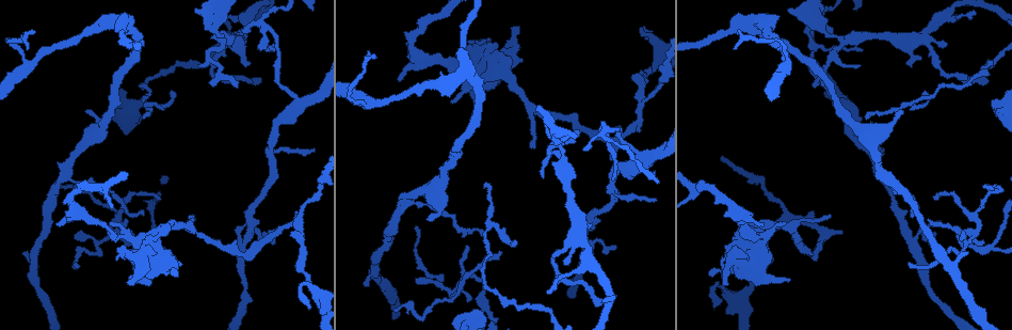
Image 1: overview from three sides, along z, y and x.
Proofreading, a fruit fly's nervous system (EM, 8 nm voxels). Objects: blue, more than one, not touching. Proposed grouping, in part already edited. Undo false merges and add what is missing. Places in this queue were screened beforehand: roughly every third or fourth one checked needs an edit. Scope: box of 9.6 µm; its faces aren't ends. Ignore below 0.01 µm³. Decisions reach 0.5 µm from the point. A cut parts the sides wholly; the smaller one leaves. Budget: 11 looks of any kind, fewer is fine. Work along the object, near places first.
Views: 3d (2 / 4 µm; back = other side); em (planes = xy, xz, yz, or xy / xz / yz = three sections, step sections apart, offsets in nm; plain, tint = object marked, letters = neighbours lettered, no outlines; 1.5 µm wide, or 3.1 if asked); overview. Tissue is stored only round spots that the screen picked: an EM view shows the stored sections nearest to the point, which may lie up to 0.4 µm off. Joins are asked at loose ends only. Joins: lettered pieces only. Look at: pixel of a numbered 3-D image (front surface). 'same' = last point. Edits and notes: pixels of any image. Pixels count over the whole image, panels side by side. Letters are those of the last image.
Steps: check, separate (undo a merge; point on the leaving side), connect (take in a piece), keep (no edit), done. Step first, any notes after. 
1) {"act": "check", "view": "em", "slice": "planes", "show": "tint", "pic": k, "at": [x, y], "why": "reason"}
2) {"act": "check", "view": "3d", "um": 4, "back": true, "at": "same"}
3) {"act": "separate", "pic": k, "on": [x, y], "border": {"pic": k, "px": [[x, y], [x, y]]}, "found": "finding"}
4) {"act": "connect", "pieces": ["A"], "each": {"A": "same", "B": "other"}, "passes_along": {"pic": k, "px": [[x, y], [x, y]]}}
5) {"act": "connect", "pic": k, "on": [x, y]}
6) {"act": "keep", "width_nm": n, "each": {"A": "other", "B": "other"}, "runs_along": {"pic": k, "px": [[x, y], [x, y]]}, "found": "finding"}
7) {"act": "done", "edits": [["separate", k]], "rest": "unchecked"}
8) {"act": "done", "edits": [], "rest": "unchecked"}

{"act": "check", "view": "3d", "um": 2, "pic": 1, "at": [127, 284], "why": "an open end"}

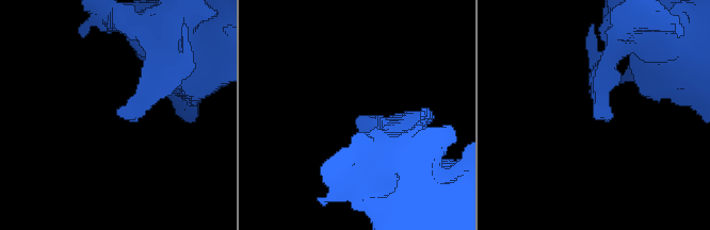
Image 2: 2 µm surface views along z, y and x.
{"act": "check", "view": "em", "slice": "planes", "show": "tint", "pic": 2, "at": [595, 111]}

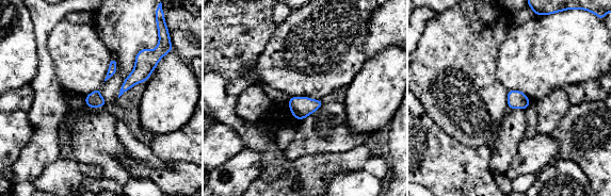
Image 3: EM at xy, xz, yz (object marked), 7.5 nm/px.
{"act": "check", "view": "em", "slice": "planes", "show": "letters", "at": "same", "why": "what lies round it"}

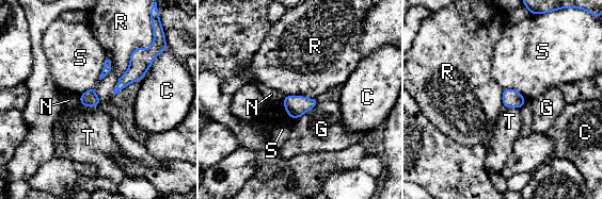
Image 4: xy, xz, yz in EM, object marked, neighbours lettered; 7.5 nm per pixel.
{"act": "keep", "longest_contact_nm": ["R", 460], "each": {"C": "other", "G": "other", "N": "other", "R": "other", "S": "other", "T": "other"}, "border": {"pic": 4, "px": [[148, 47], [132, 51], [112, 96]]}, "found": "none of them fits"}

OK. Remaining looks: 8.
{"act": "check", "view": "em", "slice": "planes", "show": "letters", "pic": 1, "at": [588, 132], "why": "sharp bend"}

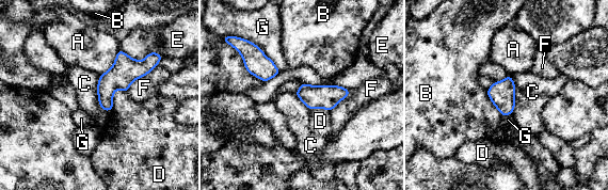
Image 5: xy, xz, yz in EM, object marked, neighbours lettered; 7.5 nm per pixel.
{"act": "keep", "width_nm": 160, "each": {"A": "other", "B": "other", "C": "other", "D": "other", "E": "other", "F": "other", "G": "other"}, "border": {"pic": 5, "px": [[98, 76], [98, 105], [109, 112]]}, "found": "one neuron here"}

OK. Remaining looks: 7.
{"act": "check", "view": "3d", "um": 2, "pic": 1, "at": [993, 187], "why": "thin end"}

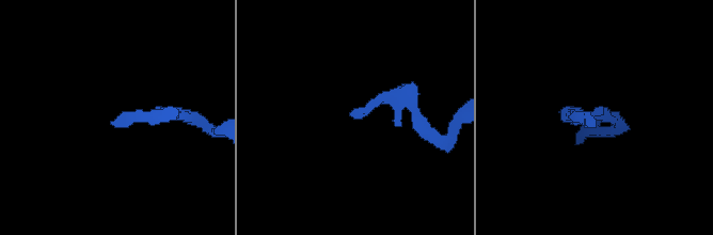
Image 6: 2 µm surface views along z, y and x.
{"act": "check", "view": "em", "slice": "planes", "show": "letters", "pic": 6, "at": [352, 114]}

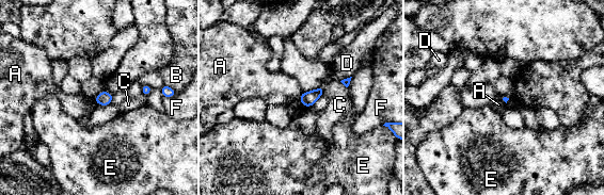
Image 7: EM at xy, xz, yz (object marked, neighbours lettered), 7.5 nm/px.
{"act": "keep", "each": {"A": "other", "B": "other", "C": "other", "D": "other", "E": "other", "F": "other"}, "border": {"pic": 7, "px": [[302, 93], [298, 99]]}, "found": "none of them fits"}

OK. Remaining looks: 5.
{"act": "check", "view": "em", "slice": "planes", "show": "tint", "pic": 1, "at": [542, 309], "why": "sharp bend"}

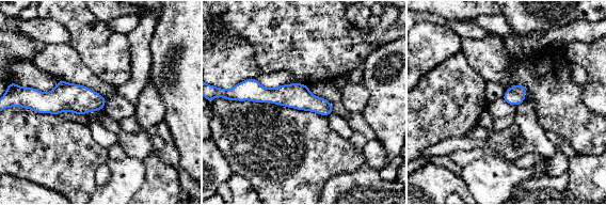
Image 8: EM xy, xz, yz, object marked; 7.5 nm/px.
{"act": "check", "view": "em", "slice": "planes", "show": "letters", "at": "same"}

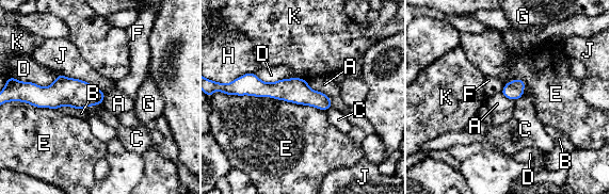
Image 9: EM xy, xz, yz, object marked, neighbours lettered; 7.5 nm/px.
{"act": "keep", "each": {"A": "other", "B": "other", "C": "other", "D": "other", "E": "other", "F": "other", "G": "other", "H": "other", "J": "other", "K": "other"}, "border": {"pic": 9, "px": [[58, 108], [70, 106], [83, 109]]}, "found": "one neuron here"}

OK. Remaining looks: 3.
{"act": "done", "edits": [], "rest": "unchecked"}

